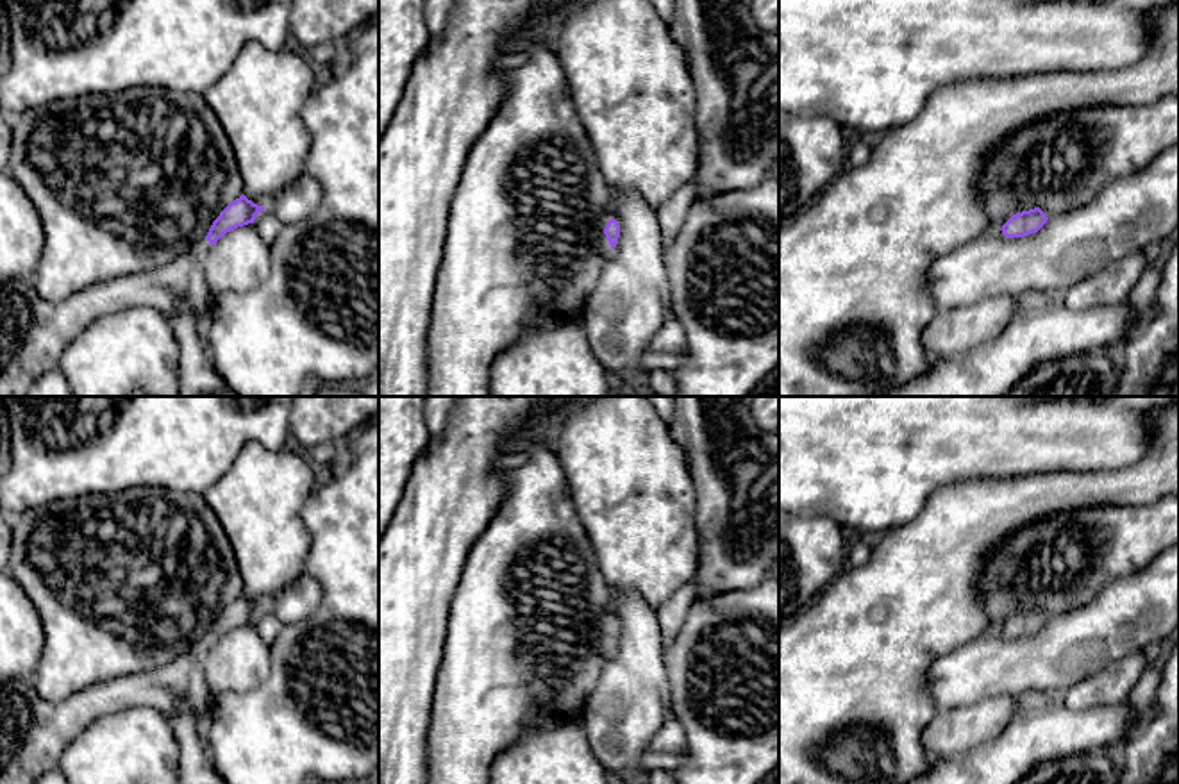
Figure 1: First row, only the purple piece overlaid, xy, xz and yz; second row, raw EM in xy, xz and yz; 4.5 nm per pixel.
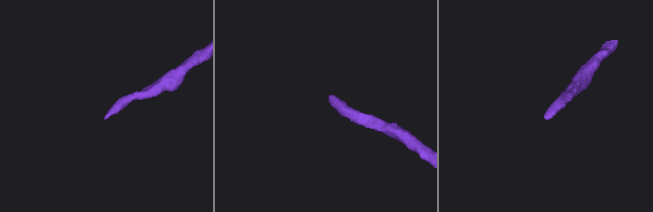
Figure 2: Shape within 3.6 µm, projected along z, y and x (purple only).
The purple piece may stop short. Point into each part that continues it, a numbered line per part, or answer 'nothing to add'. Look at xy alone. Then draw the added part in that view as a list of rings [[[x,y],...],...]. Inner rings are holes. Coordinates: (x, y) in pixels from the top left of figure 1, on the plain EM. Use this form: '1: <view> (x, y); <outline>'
1: xy (34, 733); [[[204,638],[166,666],[98,682],[57,704],[45,700],[32,680],[0,682],[0,784],[34,784],[59,766],[64,750],[95,720],[130,707],[152,707],[168,721],[177,711],[188,711],[205,725],[214,705],[214,693],[204,679],[209,646]]]

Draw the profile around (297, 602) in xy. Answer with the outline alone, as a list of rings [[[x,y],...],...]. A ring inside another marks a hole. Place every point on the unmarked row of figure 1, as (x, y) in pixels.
[[[304,573],[297,582],[280,591],[266,609],[284,625],[309,618],[322,602],[323,589],[316,579]]]

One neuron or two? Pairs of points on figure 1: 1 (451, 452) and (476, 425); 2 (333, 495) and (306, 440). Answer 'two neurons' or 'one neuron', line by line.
1: one neuron
2: two neurons

